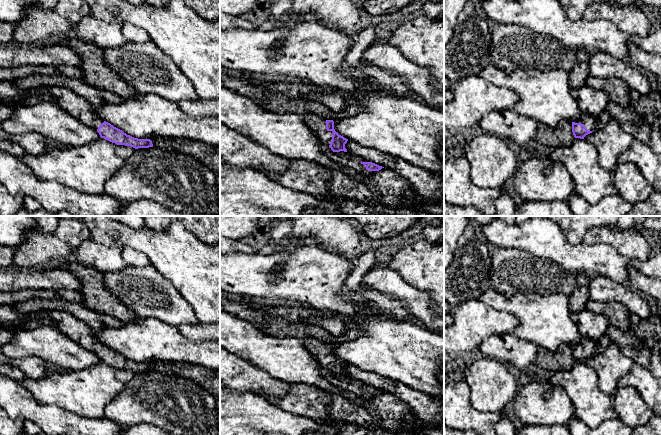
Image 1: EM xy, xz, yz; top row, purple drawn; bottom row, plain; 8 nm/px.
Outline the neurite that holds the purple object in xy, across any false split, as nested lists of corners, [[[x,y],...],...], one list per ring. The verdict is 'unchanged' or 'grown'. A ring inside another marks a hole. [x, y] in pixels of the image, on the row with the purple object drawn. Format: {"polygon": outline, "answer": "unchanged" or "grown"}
{"polygon": [[[42,87],[26,91],[24,105],[34,105],[40,102],[59,105],[85,125],[95,129],[101,138],[117,145],[131,146],[135,149],[153,147],[150,139],[134,138],[104,121],[96,113],[93,105],[72,90],[62,87]]], "answer": "grown"}

